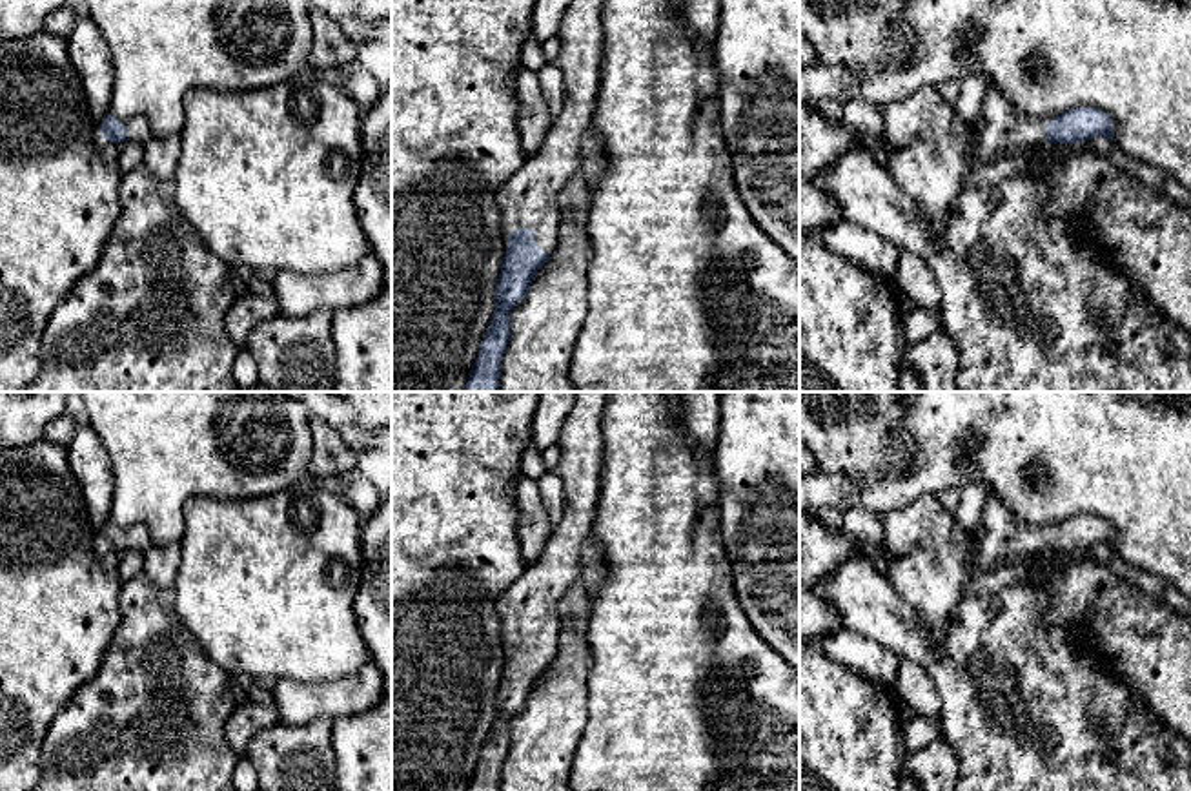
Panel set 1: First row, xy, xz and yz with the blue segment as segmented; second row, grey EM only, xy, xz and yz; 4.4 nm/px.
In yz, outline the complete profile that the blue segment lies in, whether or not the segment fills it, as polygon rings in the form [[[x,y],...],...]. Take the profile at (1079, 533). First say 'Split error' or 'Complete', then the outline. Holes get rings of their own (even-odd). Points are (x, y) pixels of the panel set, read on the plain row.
Split error. [[[989,496],[978,521],[982,532],[972,543],[974,570],[992,570],[1018,561],[1029,560],[1034,554],[1049,552],[1076,552],[1093,545],[1105,545],[1113,552],[1113,527],[1098,516],[1073,516],[1047,532],[1020,521],[996,496]]]

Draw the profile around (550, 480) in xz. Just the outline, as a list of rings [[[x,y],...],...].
[[[546,472],[537,479],[545,510],[552,527],[561,519],[565,510],[565,483],[557,472]]]

